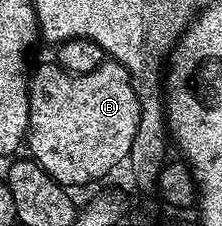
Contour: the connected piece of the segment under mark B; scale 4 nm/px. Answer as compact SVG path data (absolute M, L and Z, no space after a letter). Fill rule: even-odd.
M109 59L90 73L69 73L56 63L32 70L29 83L28 156L43 166L59 184L66 187L89 185L105 177L117 164L124 162L131 151L141 118L141 101L129 72L118 61Z

